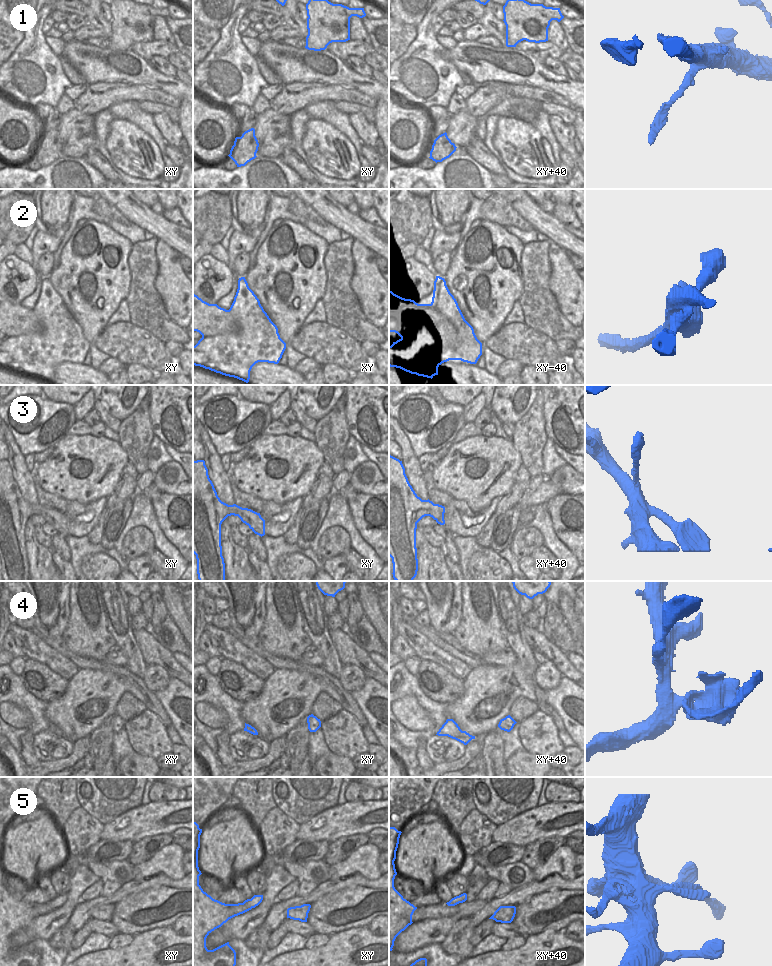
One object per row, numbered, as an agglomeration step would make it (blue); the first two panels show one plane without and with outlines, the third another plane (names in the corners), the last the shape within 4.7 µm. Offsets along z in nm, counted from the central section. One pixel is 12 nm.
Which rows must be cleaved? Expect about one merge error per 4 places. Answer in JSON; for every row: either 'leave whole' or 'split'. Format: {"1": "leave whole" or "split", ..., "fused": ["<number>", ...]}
{"1": "leave whole", "2": "split", "3": "leave whole", "4": "split", "5": "leave whole", "fused": ["2", "4"]}

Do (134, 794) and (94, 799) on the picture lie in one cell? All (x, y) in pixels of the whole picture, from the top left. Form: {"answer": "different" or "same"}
{"answer": "same"}

